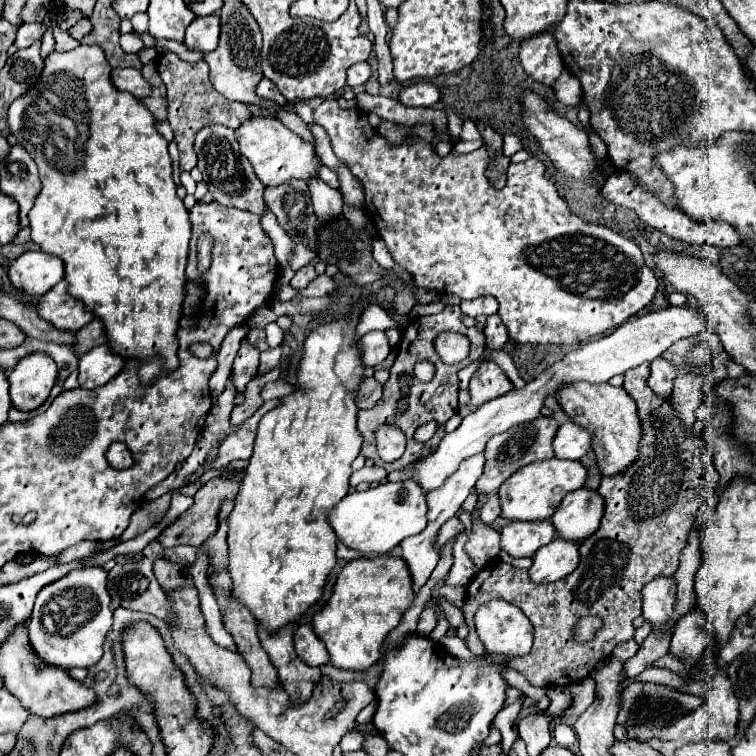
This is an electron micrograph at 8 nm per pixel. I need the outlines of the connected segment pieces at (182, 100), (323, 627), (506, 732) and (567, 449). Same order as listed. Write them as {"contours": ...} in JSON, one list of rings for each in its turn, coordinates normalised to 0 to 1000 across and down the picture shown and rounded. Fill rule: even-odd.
{"contours":[[[[212,70],[206,78],[206,91],[222,115],[222,160],[230,173],[230,184],[238,197],[238,226],[254,226],[259,221],[259,202],[257,202],[257,181],[265,171],[275,165],[296,165],[304,171],[315,171],[325,157],[333,155],[333,147],[323,136],[296,131],[275,104],[275,86],[272,81],[246,83],[233,70]]],[[[503,734],[492,739],[476,737],[460,742],[452,758],[447,761],[439,792],[423,811],[415,813],[413,824],[415,835],[410,827],[392,829],[389,837],[392,864],[410,882],[426,882],[439,877],[447,885],[481,888],[503,872],[505,848],[529,824],[532,811],[545,800],[545,795],[548,795],[545,766],[534,739],[519,734]],[[421,843],[431,851],[431,856]]],[[[688,919],[680,930],[675,930],[675,933],[669,933],[667,935],[667,940],[661,940],[661,946],[653,951],[653,959],[661,964],[661,970],[664,970],[664,991],[667,991],[667,996],[672,999],[672,993],[677,991],[677,985],[680,985],[680,980],[685,978],[685,962],[683,962],[683,948],[685,948],[685,943],[688,943],[688,938],[690,938],[690,930],[693,930],[693,919]]],[[[749,557],[741,562],[735,578],[733,578],[733,602],[738,607],[767,607],[780,597],[783,575],[772,570],[772,565],[765,565],[757,557]]]]}

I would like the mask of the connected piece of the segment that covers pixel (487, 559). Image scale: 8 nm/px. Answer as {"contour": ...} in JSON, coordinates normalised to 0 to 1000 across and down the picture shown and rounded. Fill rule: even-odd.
{"contour":[[[635,655],[624,681],[624,702],[614,718],[614,729],[630,750],[643,750],[659,739],[661,731],[661,705],[643,692],[632,689],[632,676],[643,664],[643,655]]]}

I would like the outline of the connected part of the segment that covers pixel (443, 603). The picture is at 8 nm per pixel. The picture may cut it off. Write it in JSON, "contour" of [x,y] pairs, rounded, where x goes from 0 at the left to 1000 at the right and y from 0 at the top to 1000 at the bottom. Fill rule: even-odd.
{"contour":[[[571,790],[570,794],[586,806],[589,815],[598,829],[604,831],[611,821],[614,821],[611,807],[602,803],[591,794],[579,790]]]}

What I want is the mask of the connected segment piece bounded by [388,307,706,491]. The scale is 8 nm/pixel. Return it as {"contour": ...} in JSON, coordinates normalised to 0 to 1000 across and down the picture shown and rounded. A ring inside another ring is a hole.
{"contour":[[[884,406],[881,411],[865,411],[865,414],[854,414],[849,419],[833,422],[825,430],[820,430],[817,435],[812,435],[812,440],[754,464],[743,478],[728,483],[706,504],[696,507],[696,512],[677,515],[672,522],[664,522],[661,528],[651,528],[651,530],[640,533],[638,538],[632,538],[632,544],[616,549],[611,554],[611,562],[603,570],[593,573],[574,599],[542,612],[537,620],[519,623],[513,628],[513,636],[548,634],[550,639],[556,639],[556,644],[561,644],[563,649],[571,649],[571,647],[582,644],[582,639],[587,639],[587,634],[593,634],[603,623],[603,615],[608,615],[611,607],[638,599],[640,589],[646,586],[648,578],[667,573],[680,562],[688,562],[688,560],[714,552],[720,528],[725,522],[735,525],[741,512],[746,512],[751,507],[762,507],[762,504],[804,507],[812,496],[820,496],[836,485],[844,485],[854,478],[873,472],[892,451],[923,443],[931,435],[934,435],[934,419],[926,414],[915,414],[907,406]]]}

